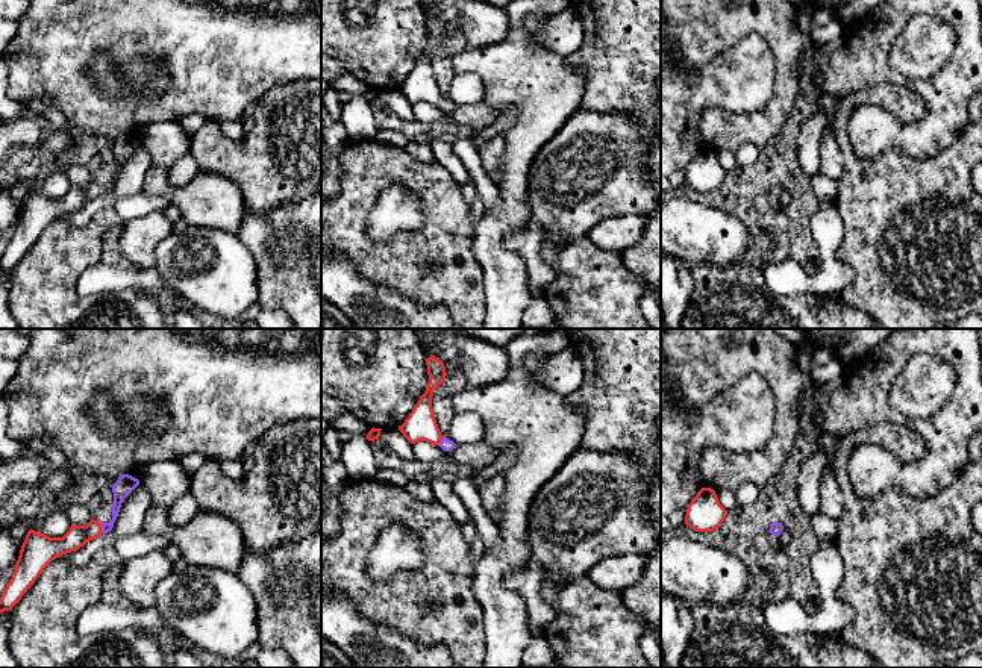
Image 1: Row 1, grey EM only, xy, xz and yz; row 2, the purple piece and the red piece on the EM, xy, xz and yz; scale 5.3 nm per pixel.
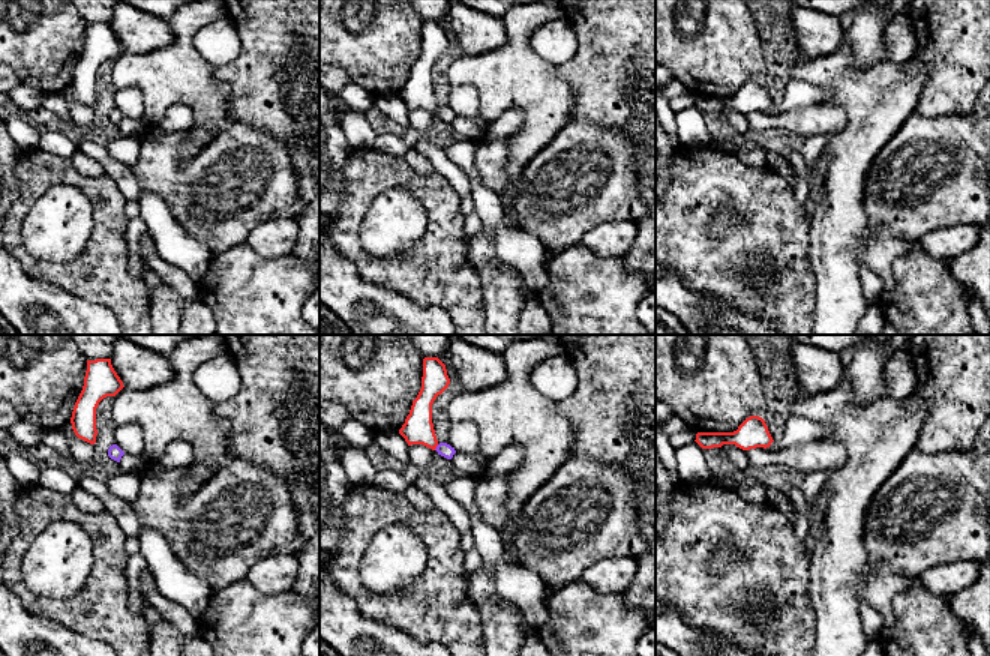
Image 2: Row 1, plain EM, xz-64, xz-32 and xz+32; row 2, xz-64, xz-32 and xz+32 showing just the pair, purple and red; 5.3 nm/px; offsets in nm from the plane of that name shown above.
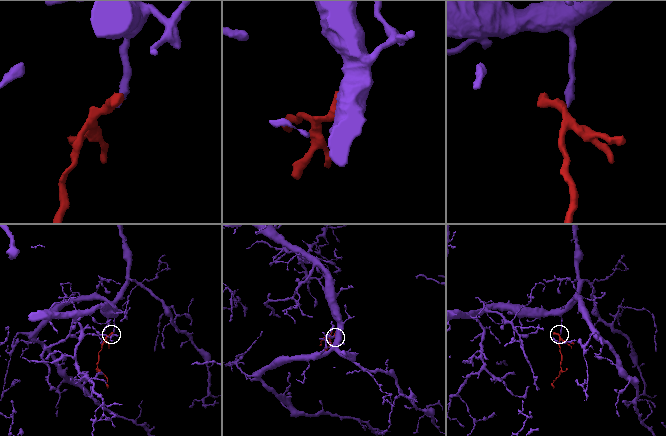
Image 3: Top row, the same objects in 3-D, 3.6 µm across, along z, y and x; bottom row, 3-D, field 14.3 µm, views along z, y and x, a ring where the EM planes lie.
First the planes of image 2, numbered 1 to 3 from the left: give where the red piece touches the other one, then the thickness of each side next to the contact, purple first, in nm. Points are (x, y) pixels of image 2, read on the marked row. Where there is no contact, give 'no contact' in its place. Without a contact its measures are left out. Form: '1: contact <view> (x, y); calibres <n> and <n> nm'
1: no contact
2: contact xz-32 (437, 448); calibres 70 and 160 nm
3: no contact

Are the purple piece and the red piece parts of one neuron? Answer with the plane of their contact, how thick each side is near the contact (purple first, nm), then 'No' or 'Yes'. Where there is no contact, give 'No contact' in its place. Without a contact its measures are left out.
Touches purple in xy. Thickness 100 nm (purple) against 110 nm. Yes

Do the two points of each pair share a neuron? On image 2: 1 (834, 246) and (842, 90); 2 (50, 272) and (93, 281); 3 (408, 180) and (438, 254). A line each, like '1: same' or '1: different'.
1: same
2: same
3: same

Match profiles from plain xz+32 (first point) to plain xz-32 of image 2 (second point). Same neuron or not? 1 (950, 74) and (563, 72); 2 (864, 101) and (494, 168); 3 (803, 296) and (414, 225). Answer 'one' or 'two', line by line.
1: one
2: two
3: two

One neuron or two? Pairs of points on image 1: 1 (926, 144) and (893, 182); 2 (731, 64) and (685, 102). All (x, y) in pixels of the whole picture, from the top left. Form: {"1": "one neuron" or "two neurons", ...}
{"1": "two neurons", "2": "one neuron"}

